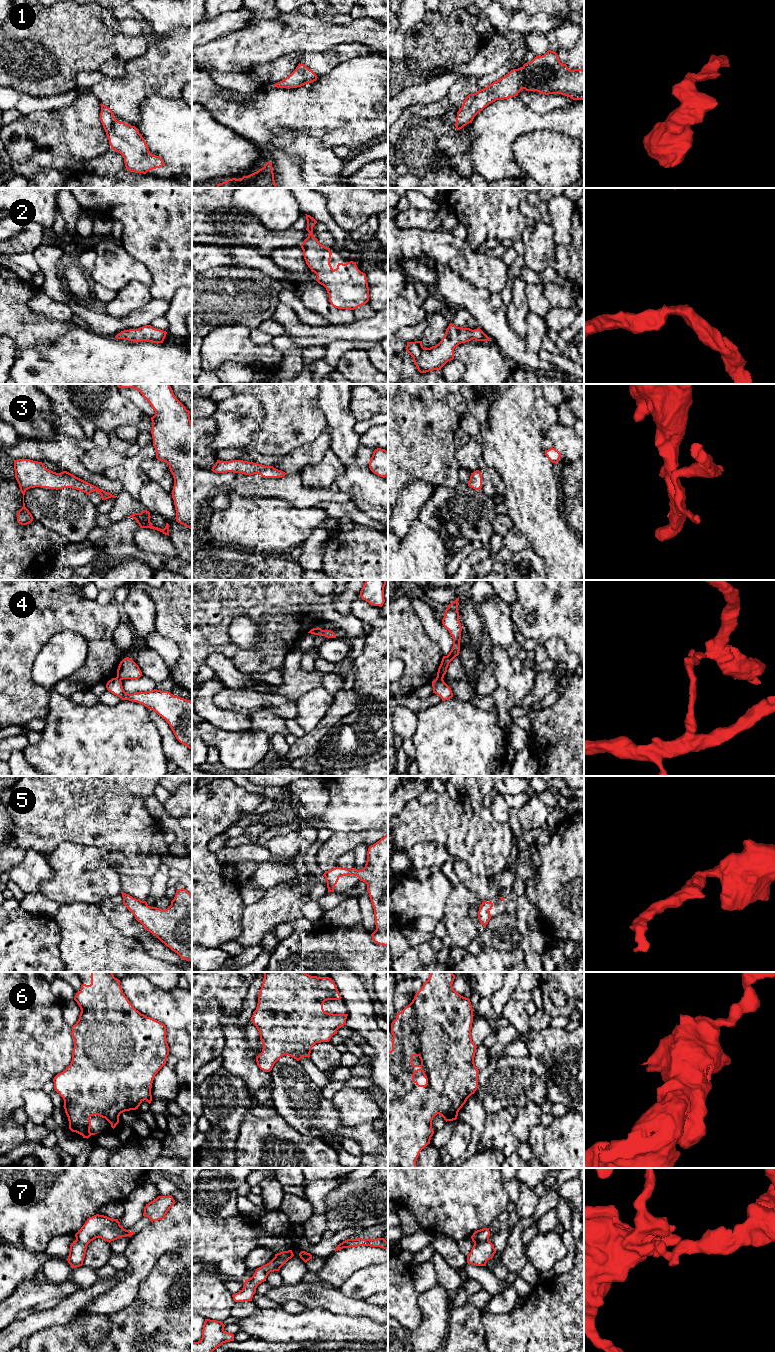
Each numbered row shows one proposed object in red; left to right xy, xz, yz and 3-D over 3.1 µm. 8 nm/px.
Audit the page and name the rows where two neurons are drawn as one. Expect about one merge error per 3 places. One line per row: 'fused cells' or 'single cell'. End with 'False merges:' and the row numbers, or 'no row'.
1: single cell
2: single cell
3: single cell
4: fused cells
5: single cell
6: single cell
7: fused cells
False merges: 4, 7

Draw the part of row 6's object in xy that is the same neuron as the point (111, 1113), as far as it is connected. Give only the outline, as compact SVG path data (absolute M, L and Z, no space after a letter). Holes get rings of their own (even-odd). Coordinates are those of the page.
M91 972L91 984L82 984L74 1000L81 1012L71 1031L74 1040L72 1061L63 1072L54 1077L53 1082L55 1091L64 1100L63 1107L68 1117L69 1129L88 1139L97 1134L90 1132L91 1116L105 1118L114 1129L119 1123L121 1113L138 1109L144 1100L151 1103L152 1083L155 1075L166 1064L169 1046L166 1026L136 1010L123 993L120 980L112 972Z

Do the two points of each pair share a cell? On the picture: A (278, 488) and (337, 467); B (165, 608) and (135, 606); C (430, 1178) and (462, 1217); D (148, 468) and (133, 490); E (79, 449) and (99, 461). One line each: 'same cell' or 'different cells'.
A: different cells
B: different cells
C: same cell
D: different cells
E: different cells

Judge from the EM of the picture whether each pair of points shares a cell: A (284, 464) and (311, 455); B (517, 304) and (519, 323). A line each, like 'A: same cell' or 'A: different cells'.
A: same cell
B: same cell

